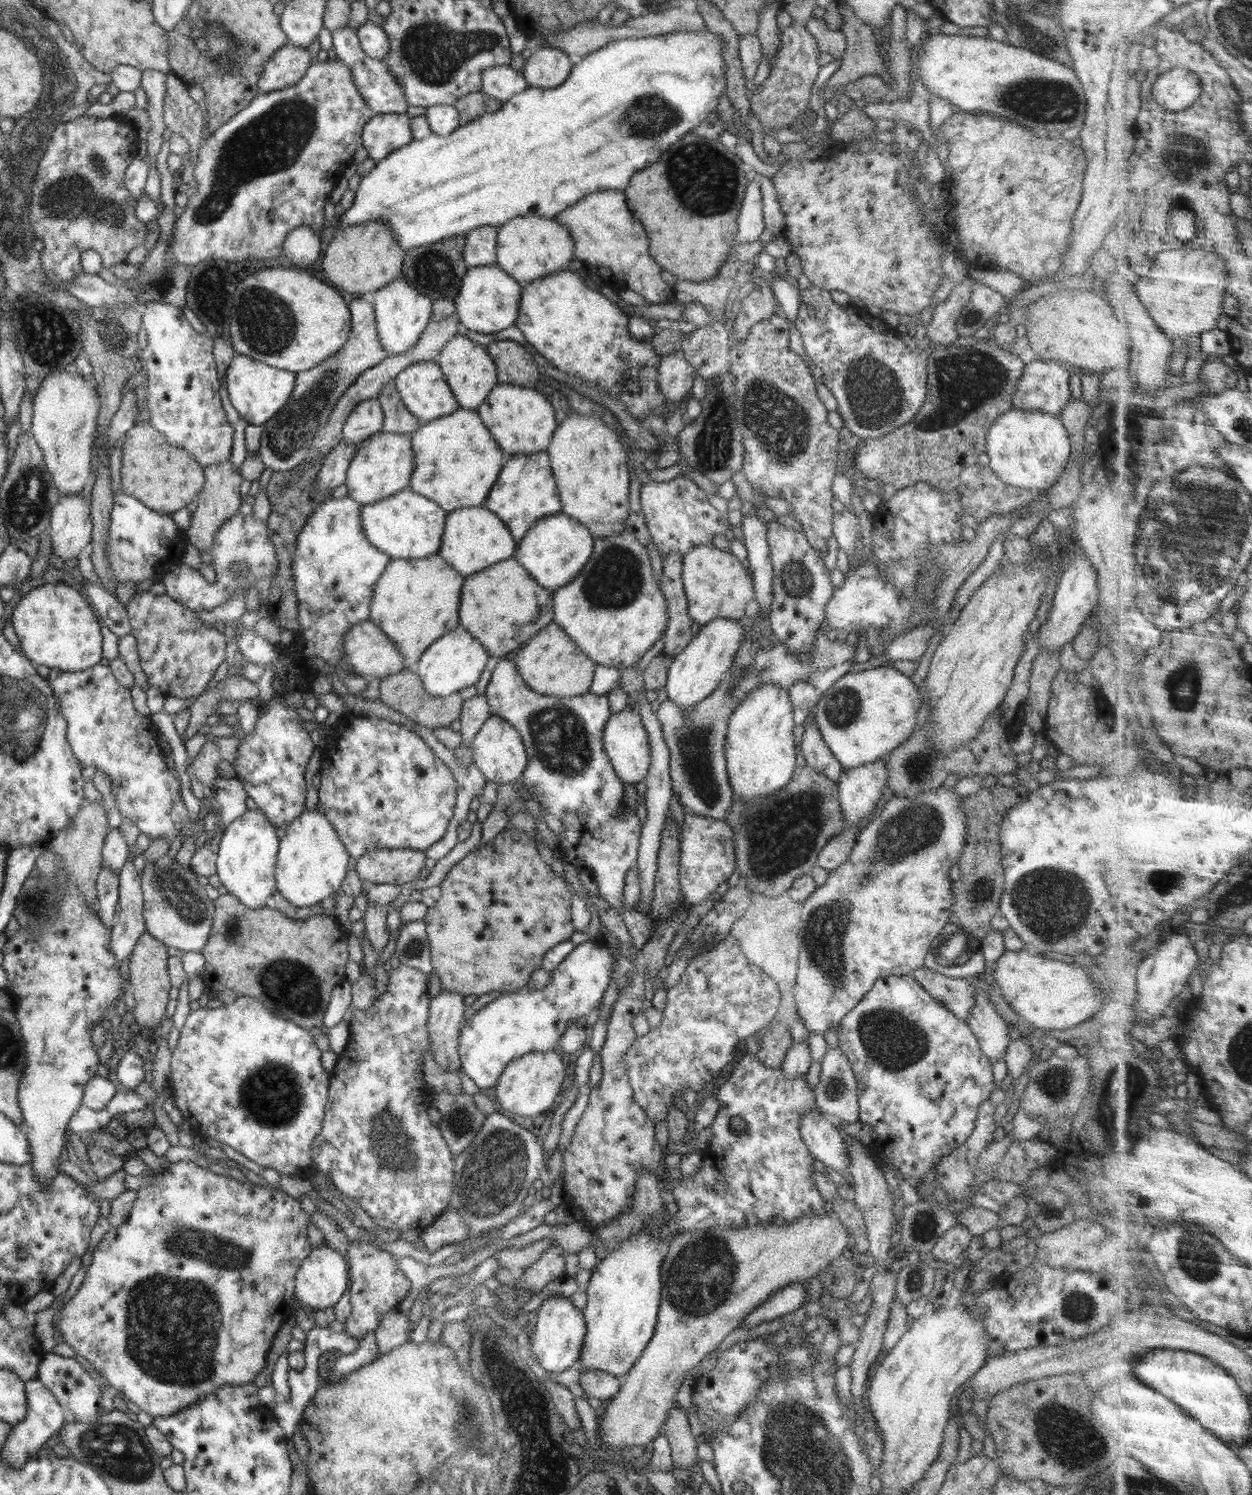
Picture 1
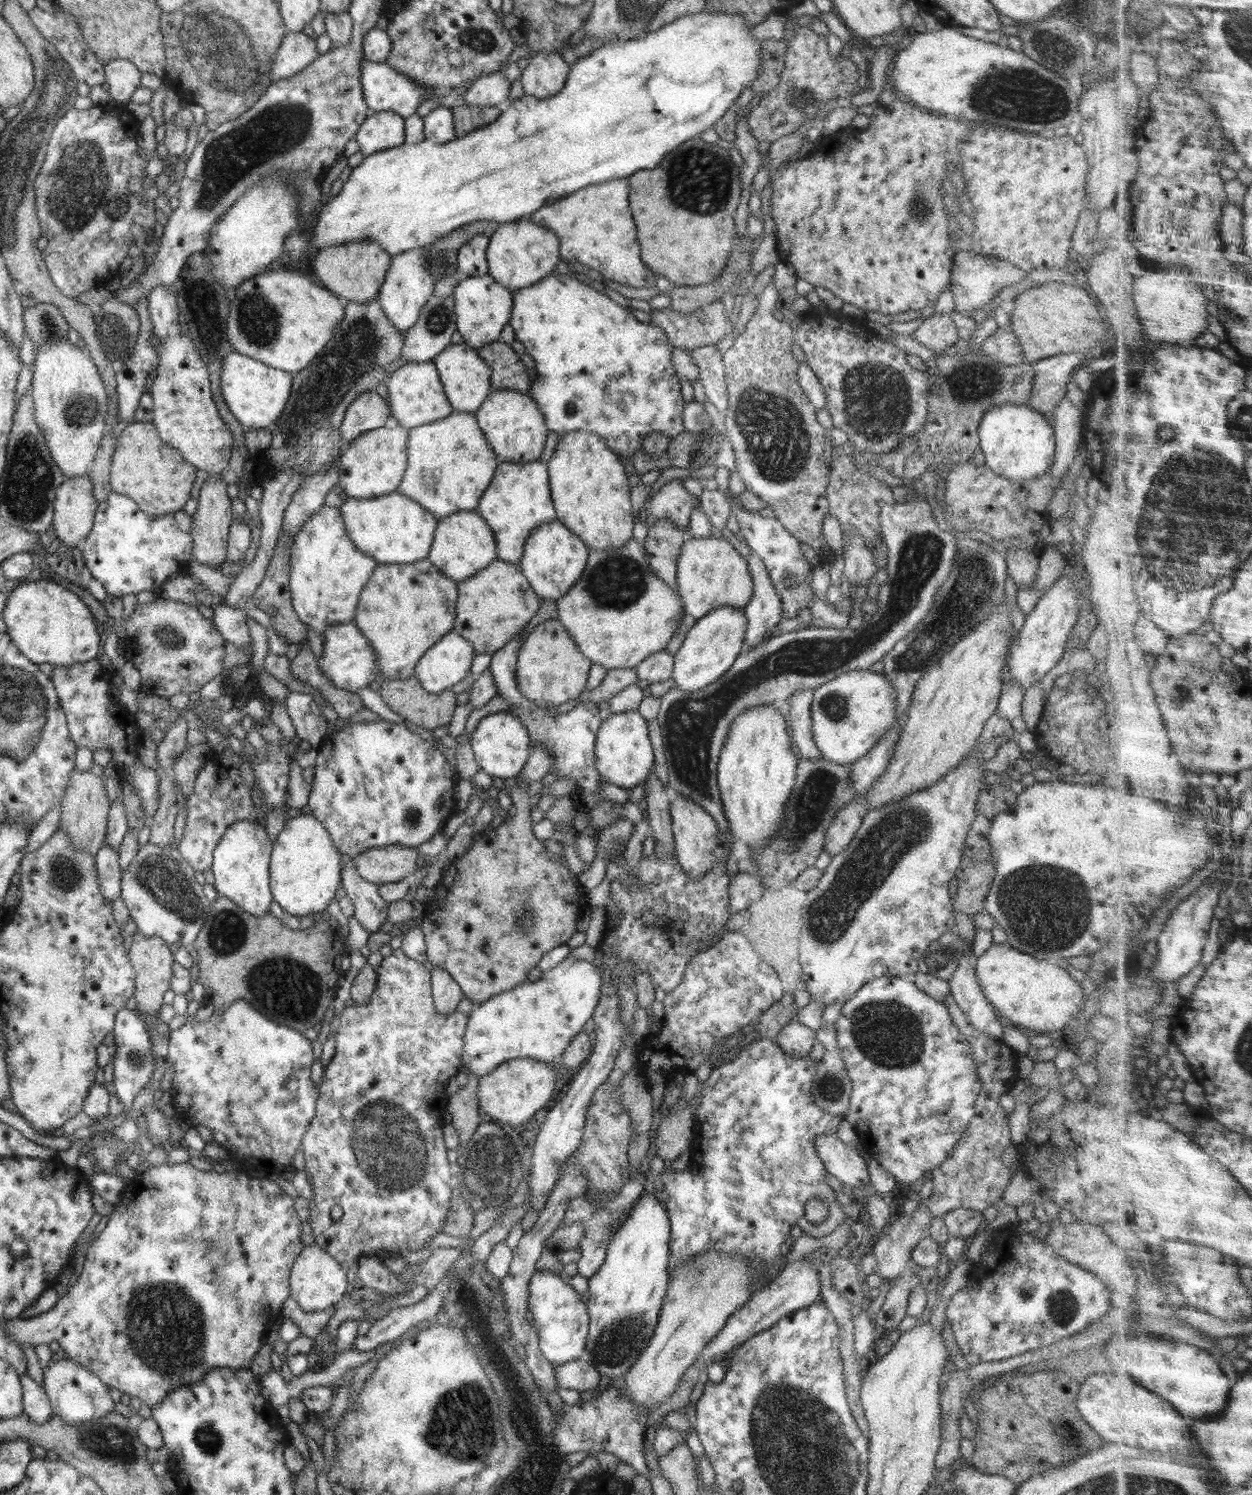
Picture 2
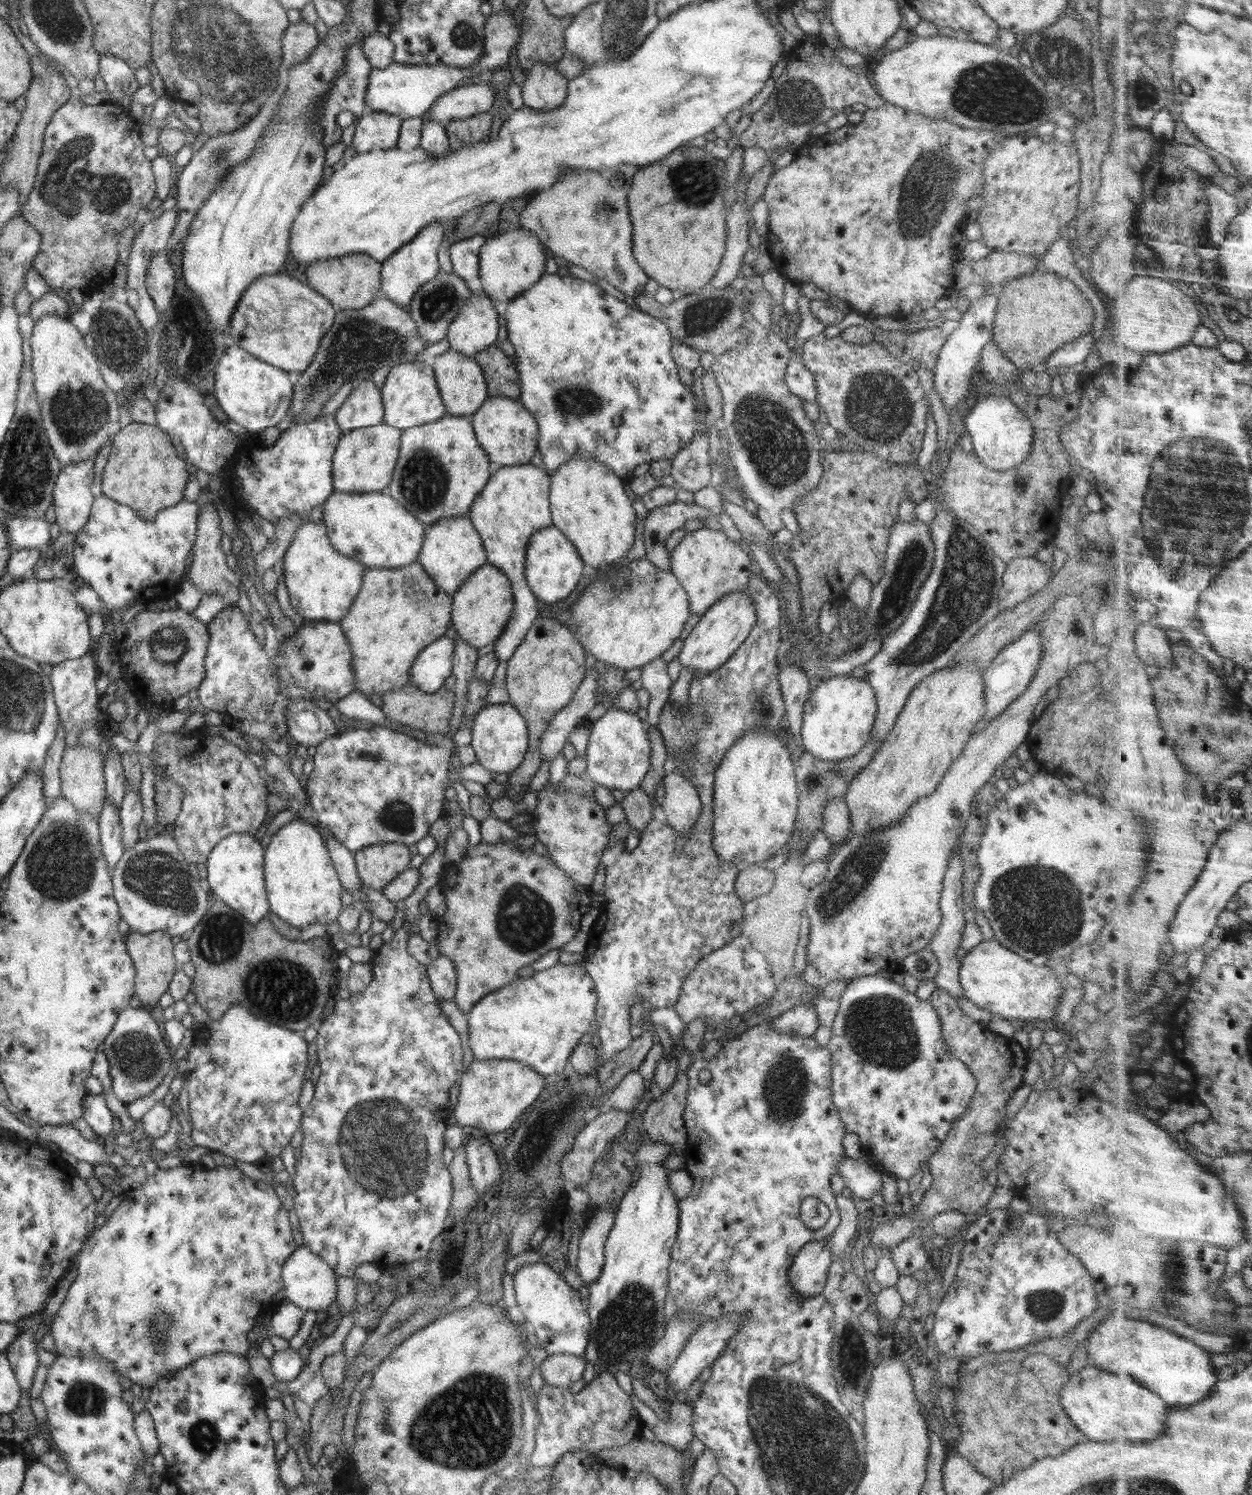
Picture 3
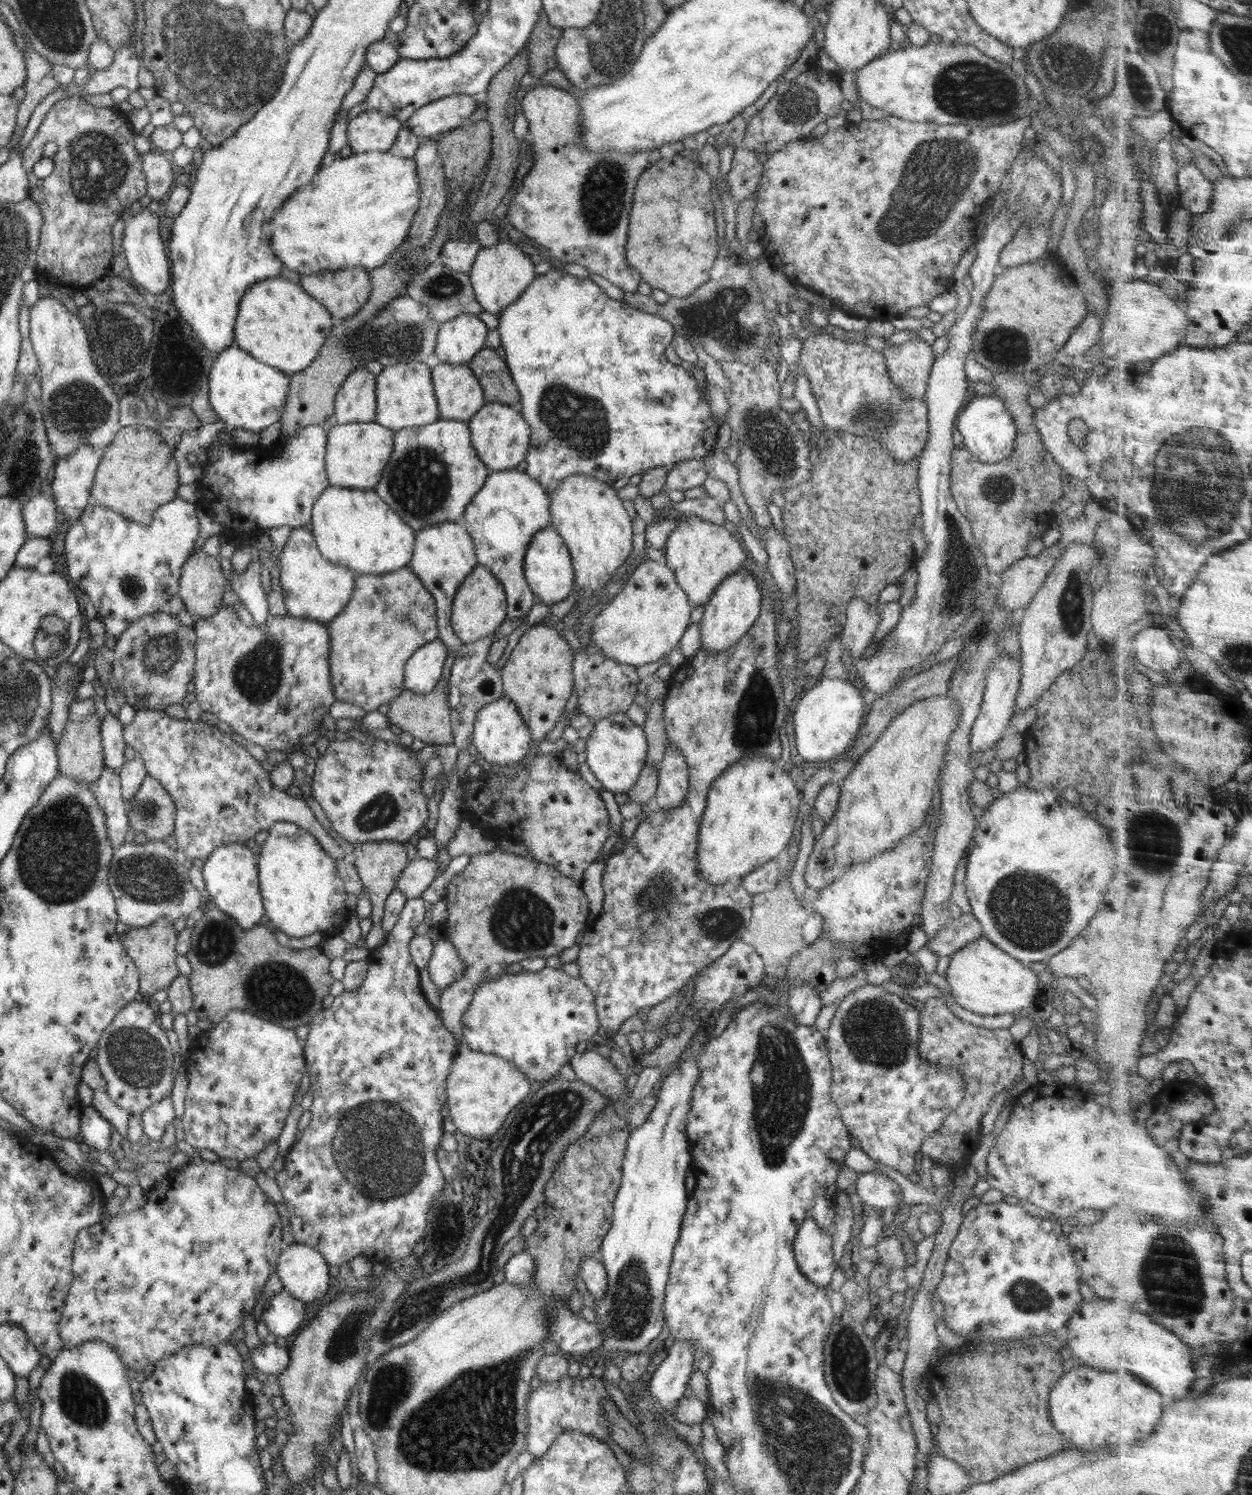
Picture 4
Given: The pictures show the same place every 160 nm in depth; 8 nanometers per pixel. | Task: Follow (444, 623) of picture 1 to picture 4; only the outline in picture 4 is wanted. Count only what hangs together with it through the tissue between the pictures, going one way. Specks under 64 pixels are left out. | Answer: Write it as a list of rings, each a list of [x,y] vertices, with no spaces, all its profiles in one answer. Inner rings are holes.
[[[408,567],[385,575],[357,575],[348,604],[326,624],[330,637],[329,669],[334,698],[363,708],[366,713],[396,698],[404,689],[404,667],[417,648],[438,636],[434,597]]]

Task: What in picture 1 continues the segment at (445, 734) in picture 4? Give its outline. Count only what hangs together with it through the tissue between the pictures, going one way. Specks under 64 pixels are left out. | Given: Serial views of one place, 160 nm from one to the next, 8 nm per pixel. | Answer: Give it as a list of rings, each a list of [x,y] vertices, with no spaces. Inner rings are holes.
[[[404,668],[382,678],[379,685],[379,700],[386,706],[401,712],[406,718],[429,729],[449,727],[461,715],[463,700],[459,693],[445,697],[432,696],[424,687],[415,669]]]

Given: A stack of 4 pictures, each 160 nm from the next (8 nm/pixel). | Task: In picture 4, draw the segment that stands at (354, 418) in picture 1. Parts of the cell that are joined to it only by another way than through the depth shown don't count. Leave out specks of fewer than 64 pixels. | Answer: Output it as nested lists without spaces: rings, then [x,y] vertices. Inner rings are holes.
[[[364,365],[347,375],[335,396],[335,424],[374,422],[377,412],[375,376]]]

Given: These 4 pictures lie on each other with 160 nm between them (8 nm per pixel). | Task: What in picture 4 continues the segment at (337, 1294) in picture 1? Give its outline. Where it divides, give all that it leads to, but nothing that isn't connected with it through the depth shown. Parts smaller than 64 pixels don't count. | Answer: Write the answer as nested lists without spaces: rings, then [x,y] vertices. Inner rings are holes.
[[[300,1243],[287,1245],[277,1264],[283,1288],[297,1300],[316,1301],[329,1289],[330,1266],[314,1248]]]

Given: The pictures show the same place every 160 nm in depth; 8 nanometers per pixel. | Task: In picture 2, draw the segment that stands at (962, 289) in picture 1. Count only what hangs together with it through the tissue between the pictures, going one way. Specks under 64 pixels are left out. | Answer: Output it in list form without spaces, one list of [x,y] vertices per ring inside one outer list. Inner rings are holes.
[[[935,312],[930,318],[925,318],[922,325],[911,336],[920,345],[940,354],[954,349],[954,346],[961,342],[957,331],[951,313],[943,316]]]

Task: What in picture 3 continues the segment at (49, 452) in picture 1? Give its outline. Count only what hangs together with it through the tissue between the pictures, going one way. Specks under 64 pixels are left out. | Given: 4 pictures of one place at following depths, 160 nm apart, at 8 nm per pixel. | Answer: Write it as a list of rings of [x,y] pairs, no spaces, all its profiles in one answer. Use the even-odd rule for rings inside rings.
[[[42,316],[29,339],[43,430],[55,457],[62,466],[94,460],[100,446],[121,429],[120,404],[102,378],[97,357],[86,347],[82,334],[60,316]]]

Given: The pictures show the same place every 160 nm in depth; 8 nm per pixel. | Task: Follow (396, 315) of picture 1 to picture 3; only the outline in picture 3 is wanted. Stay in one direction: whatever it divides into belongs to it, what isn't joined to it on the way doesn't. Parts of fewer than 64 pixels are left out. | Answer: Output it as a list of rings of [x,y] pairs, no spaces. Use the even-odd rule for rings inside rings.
[[[443,223],[427,224],[412,240],[409,240],[408,244],[401,246],[390,258],[381,263],[381,295],[388,298],[390,302],[410,310],[416,290],[420,285],[432,280],[440,270],[437,252],[444,240],[444,235]]]

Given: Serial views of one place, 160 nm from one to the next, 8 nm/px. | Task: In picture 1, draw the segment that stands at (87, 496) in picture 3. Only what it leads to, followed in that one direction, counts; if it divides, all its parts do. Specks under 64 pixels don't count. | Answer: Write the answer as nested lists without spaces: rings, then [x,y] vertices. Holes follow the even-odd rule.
[[[81,492],[60,495],[59,502],[51,510],[51,521],[48,535],[54,551],[63,560],[77,558],[84,547],[91,541],[93,524],[91,521],[90,506],[84,501]]]

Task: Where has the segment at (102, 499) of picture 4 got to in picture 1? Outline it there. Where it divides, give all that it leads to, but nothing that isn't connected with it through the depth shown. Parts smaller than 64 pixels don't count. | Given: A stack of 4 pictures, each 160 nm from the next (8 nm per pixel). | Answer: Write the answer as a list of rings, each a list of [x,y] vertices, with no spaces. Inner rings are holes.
[[[138,420],[121,443],[121,483],[119,490],[134,496],[148,508],[172,514],[198,498],[205,483],[203,467],[182,447],[174,446],[148,422]]]

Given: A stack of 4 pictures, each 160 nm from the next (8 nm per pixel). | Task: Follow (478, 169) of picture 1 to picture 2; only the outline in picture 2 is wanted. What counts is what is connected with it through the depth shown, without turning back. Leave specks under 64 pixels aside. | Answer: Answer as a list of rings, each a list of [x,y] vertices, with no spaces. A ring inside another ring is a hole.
[[[708,10],[700,11],[698,14],[679,16],[674,22],[665,24],[658,30],[648,31],[640,39],[605,43],[589,55],[578,59],[578,62],[571,66],[564,88],[555,96],[538,100],[536,97],[525,95],[515,102],[507,103],[507,107],[502,109],[500,116],[493,124],[474,129],[466,136],[455,137],[454,140],[445,144],[425,138],[422,142],[412,144],[405,142],[400,146],[365,156],[362,162],[352,169],[339,195],[333,195],[319,208],[315,216],[316,224],[310,233],[311,241],[314,242],[314,246],[322,249],[326,246],[338,246],[359,240],[373,240],[393,257],[410,249],[422,249],[465,224],[494,221],[501,225],[516,221],[532,215],[541,206],[552,205],[556,199],[564,198],[588,185],[605,183],[606,180],[612,180],[612,178],[628,178],[636,171],[656,168],[669,152],[676,150],[683,142],[694,139],[699,132],[707,130],[718,122],[724,113],[733,107],[740,93],[757,79],[762,64],[761,43],[755,39],[751,28],[738,13],[730,14],[726,11],[710,13]]]

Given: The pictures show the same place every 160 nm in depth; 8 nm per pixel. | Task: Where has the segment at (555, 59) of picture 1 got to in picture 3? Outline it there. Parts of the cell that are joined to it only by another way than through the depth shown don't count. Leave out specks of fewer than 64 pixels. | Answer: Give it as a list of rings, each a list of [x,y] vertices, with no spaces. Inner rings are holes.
[[[538,62],[528,70],[522,88],[524,105],[534,110],[554,110],[562,106],[566,101],[569,80],[562,76],[556,69],[554,63]]]

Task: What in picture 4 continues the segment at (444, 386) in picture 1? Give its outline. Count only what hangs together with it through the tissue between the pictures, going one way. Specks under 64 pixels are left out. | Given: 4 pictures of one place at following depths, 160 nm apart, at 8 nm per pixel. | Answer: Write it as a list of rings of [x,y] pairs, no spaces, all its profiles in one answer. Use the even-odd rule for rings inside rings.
[[[420,362],[396,363],[383,368],[375,377],[377,415],[375,422],[393,432],[409,427],[422,427],[440,419],[437,398],[431,379],[431,368]]]

